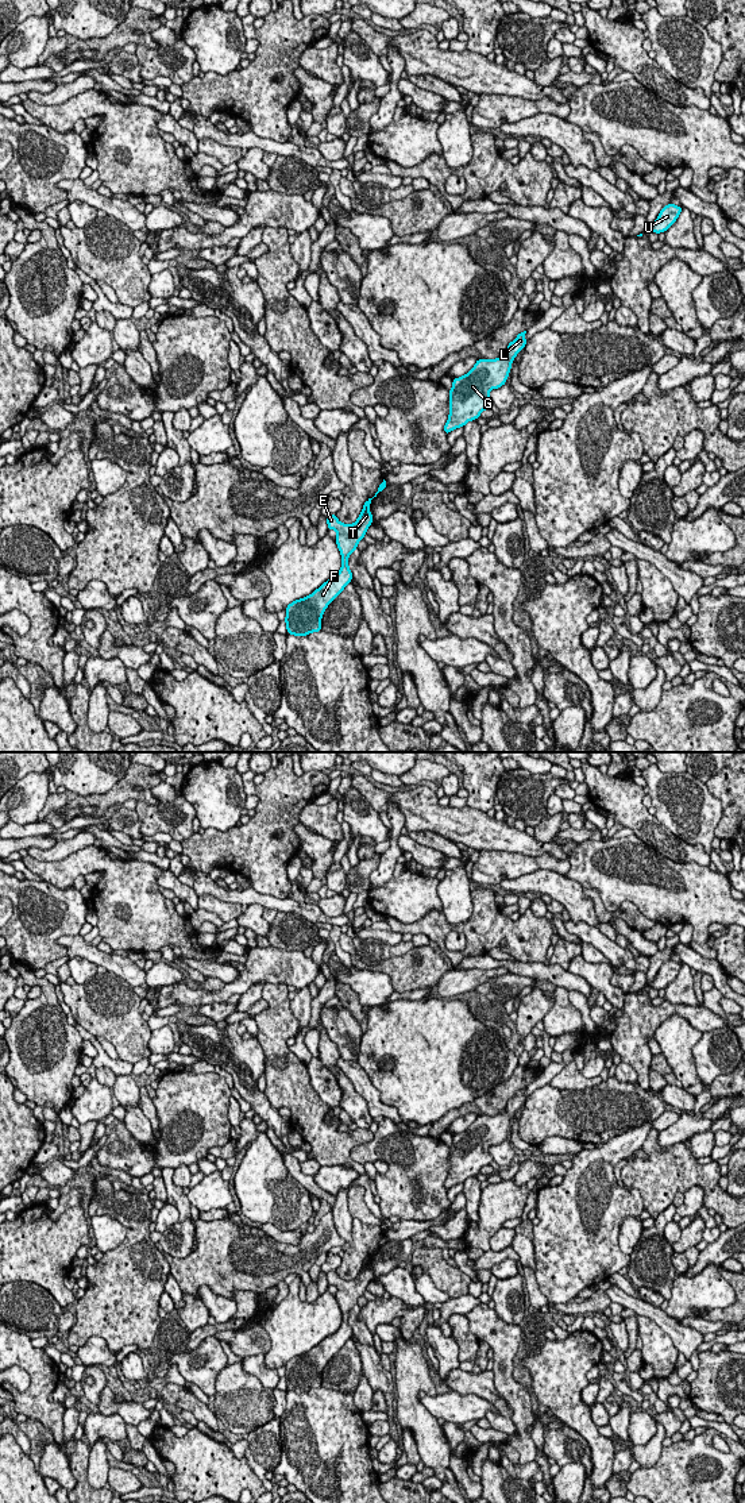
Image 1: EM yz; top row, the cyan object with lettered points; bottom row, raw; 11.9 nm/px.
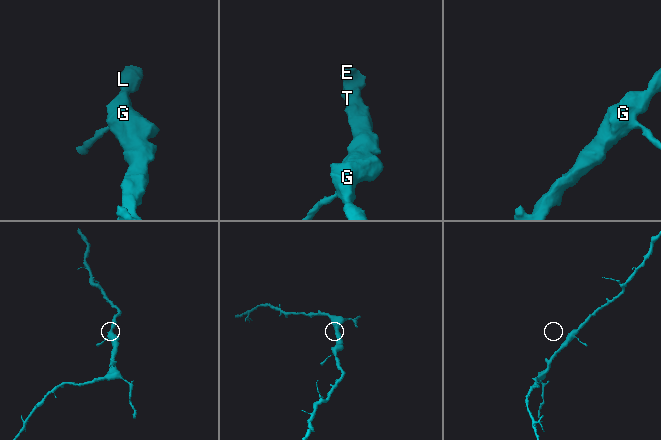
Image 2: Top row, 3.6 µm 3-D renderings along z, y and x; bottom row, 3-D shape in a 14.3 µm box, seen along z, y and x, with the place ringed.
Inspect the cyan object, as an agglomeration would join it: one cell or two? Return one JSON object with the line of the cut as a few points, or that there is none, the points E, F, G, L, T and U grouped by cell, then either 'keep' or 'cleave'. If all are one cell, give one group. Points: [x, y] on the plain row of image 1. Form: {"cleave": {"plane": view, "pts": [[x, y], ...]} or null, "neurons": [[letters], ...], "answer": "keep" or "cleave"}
{"cleave": null, "neurons": [["E", "F", "G", "L", "T", "U"]], "answer": "keep"}

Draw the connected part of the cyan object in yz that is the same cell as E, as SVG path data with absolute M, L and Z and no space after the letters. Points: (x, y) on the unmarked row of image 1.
M368 1255L360 1272L354 1280L343 1280L336 1271L327 1273L328 1286L336 1287L336 1300L341 1310L340 1327L310 1352L293 1357L286 1367L286 1386L294 1392L306 1392L321 1387L321 1373L327 1363L344 1346L352 1336L352 1327L348 1323L348 1313L358 1304L358 1299L364 1294L366 1287L372 1280L372 1269L368 1267L372 1255Z

